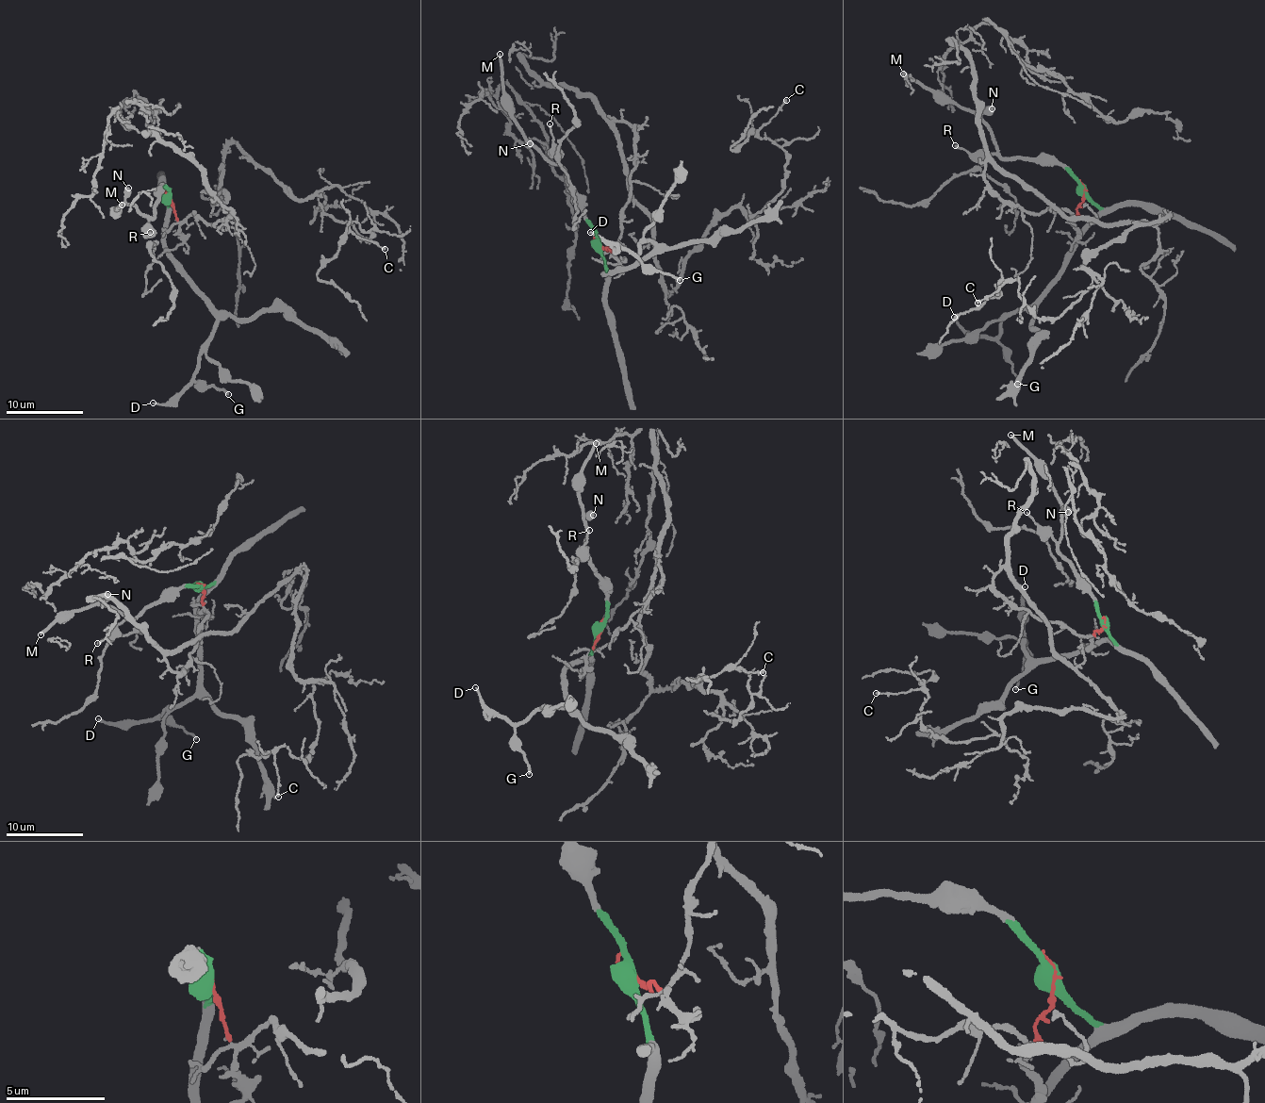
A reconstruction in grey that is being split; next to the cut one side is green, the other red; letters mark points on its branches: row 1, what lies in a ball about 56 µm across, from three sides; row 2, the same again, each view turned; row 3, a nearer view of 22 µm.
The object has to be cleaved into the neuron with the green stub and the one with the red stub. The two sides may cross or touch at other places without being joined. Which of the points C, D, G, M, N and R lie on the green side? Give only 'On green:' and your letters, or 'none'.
On green: D, G, M, N, R

